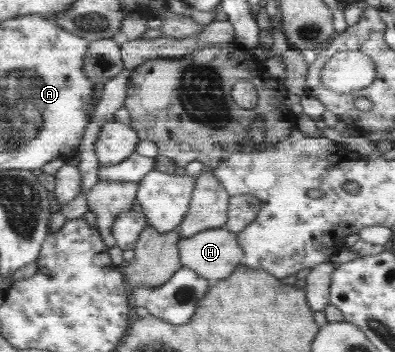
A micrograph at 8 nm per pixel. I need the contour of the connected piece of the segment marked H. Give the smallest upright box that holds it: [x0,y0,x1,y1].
[179,228,245,283]

